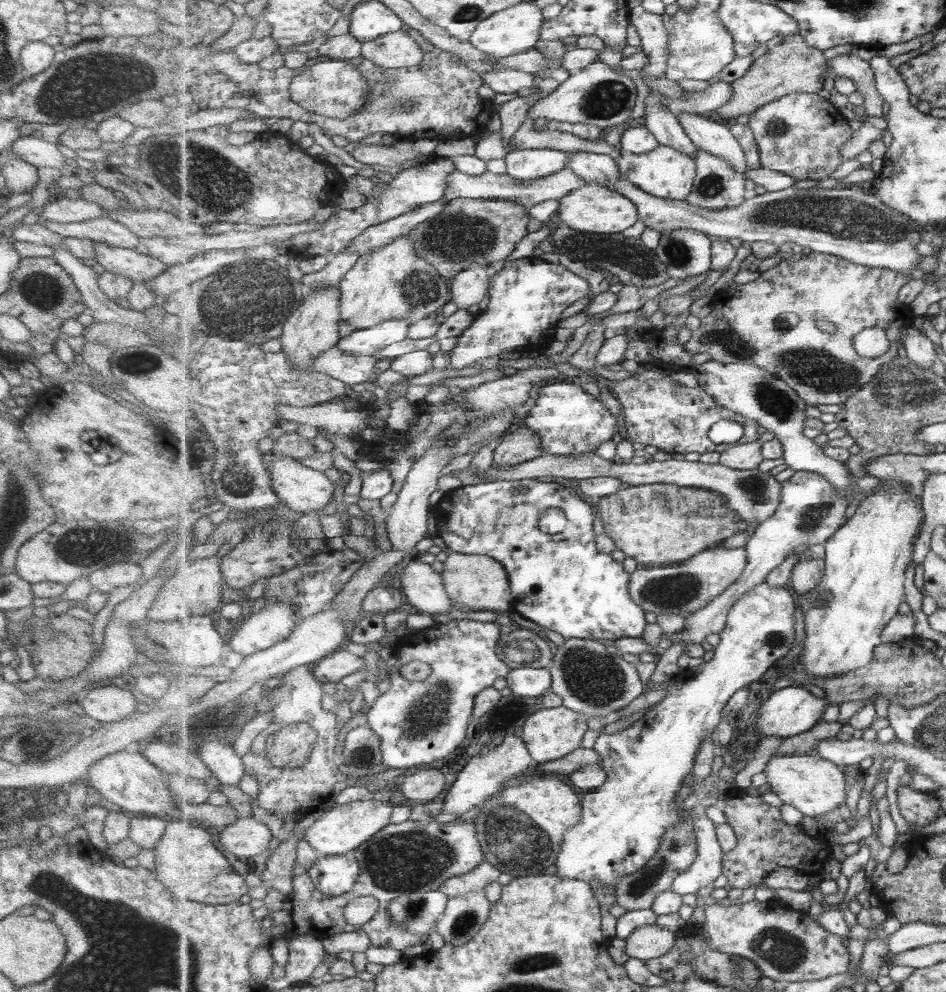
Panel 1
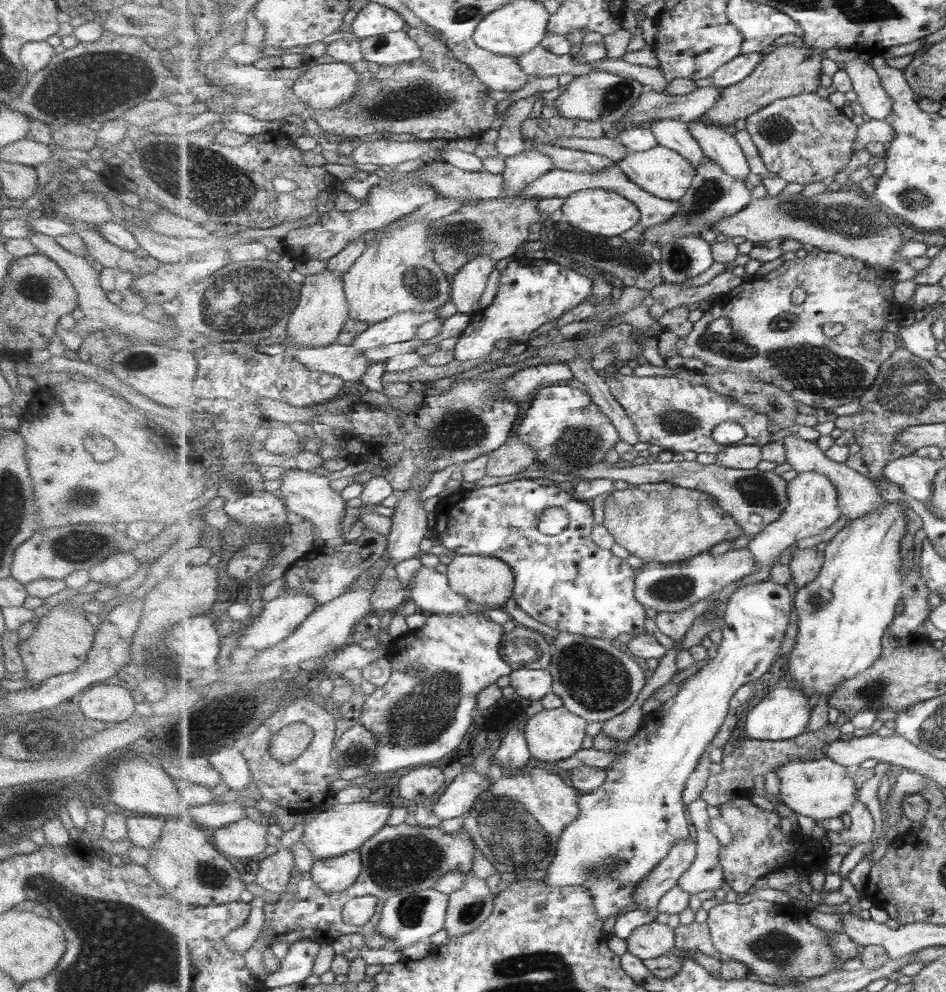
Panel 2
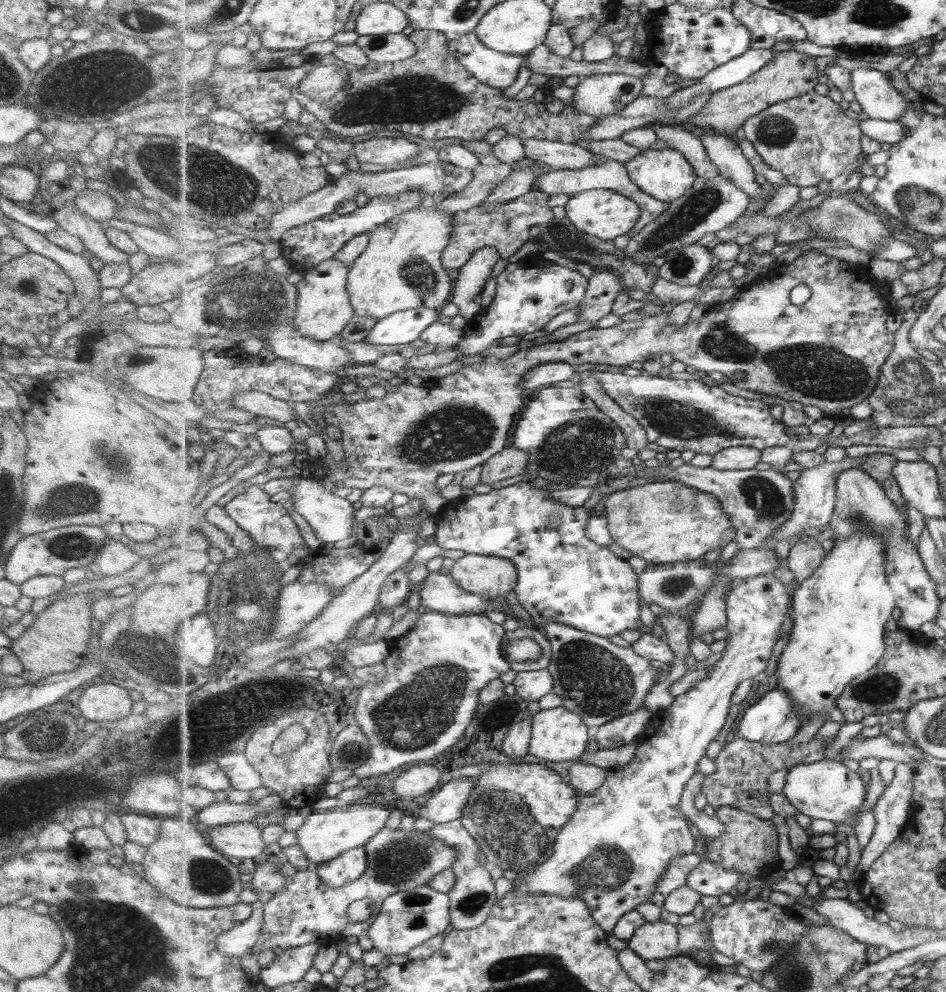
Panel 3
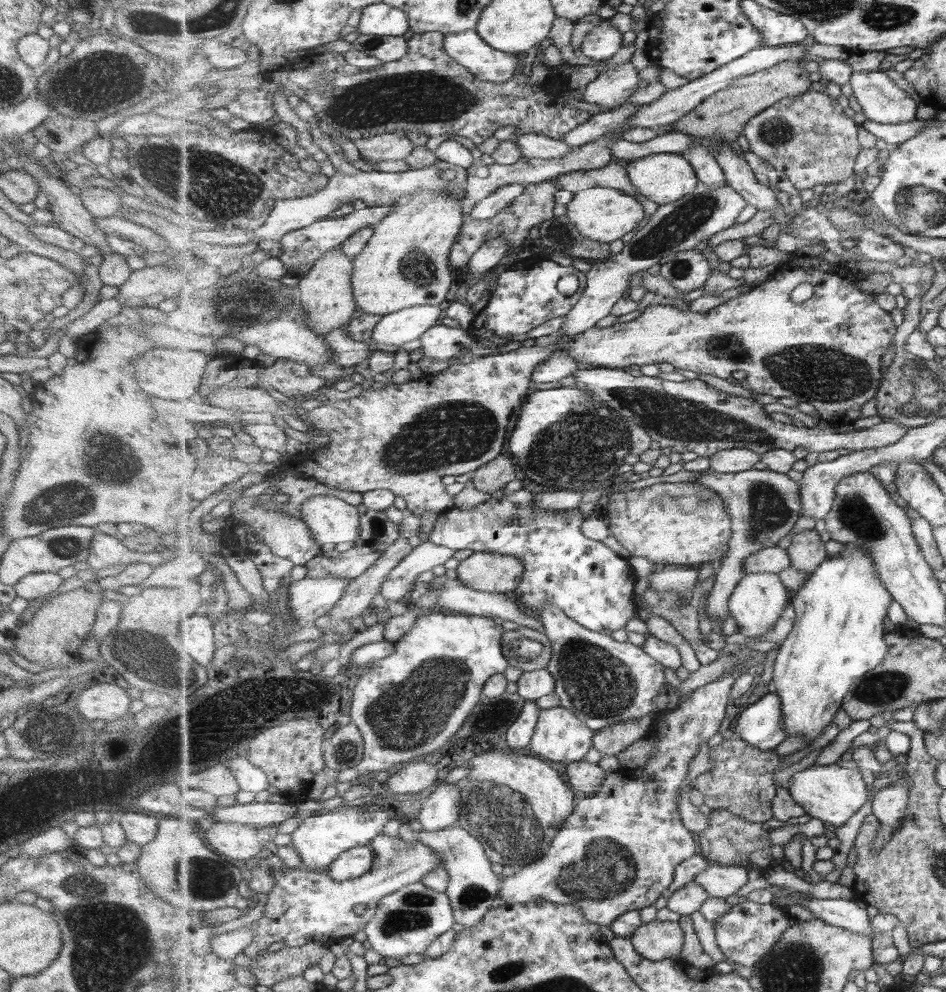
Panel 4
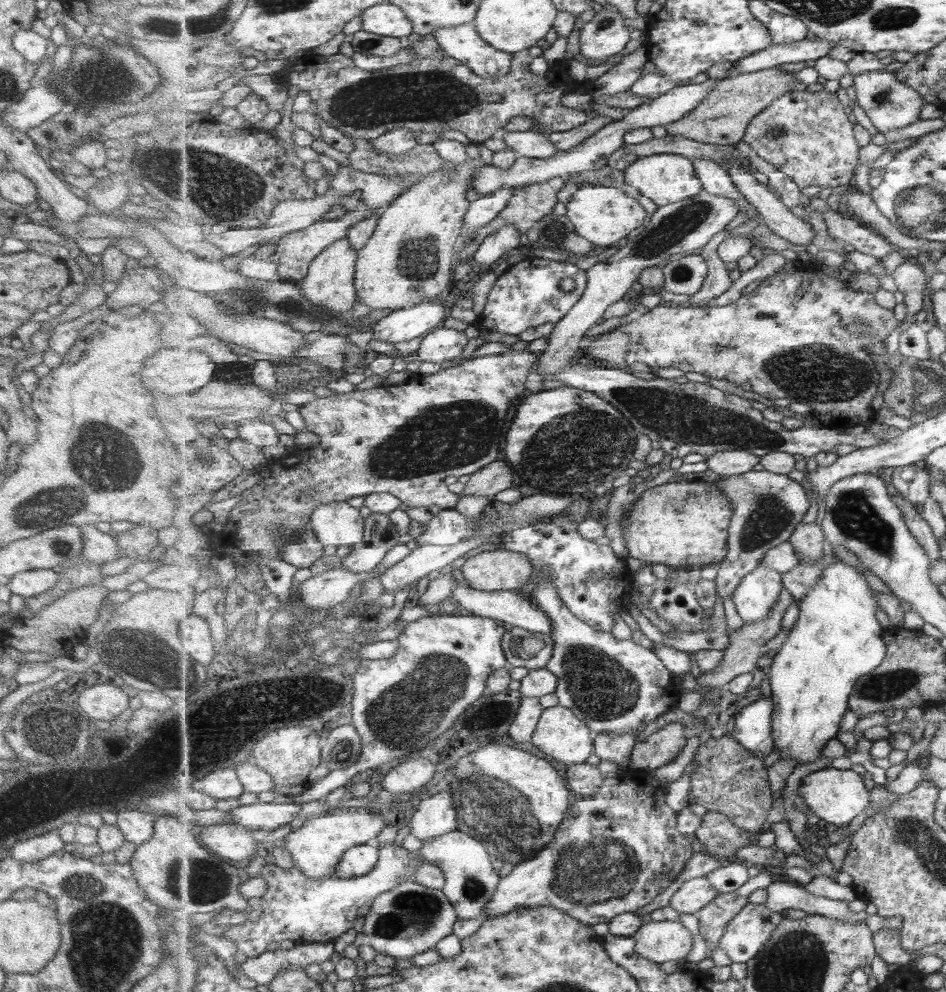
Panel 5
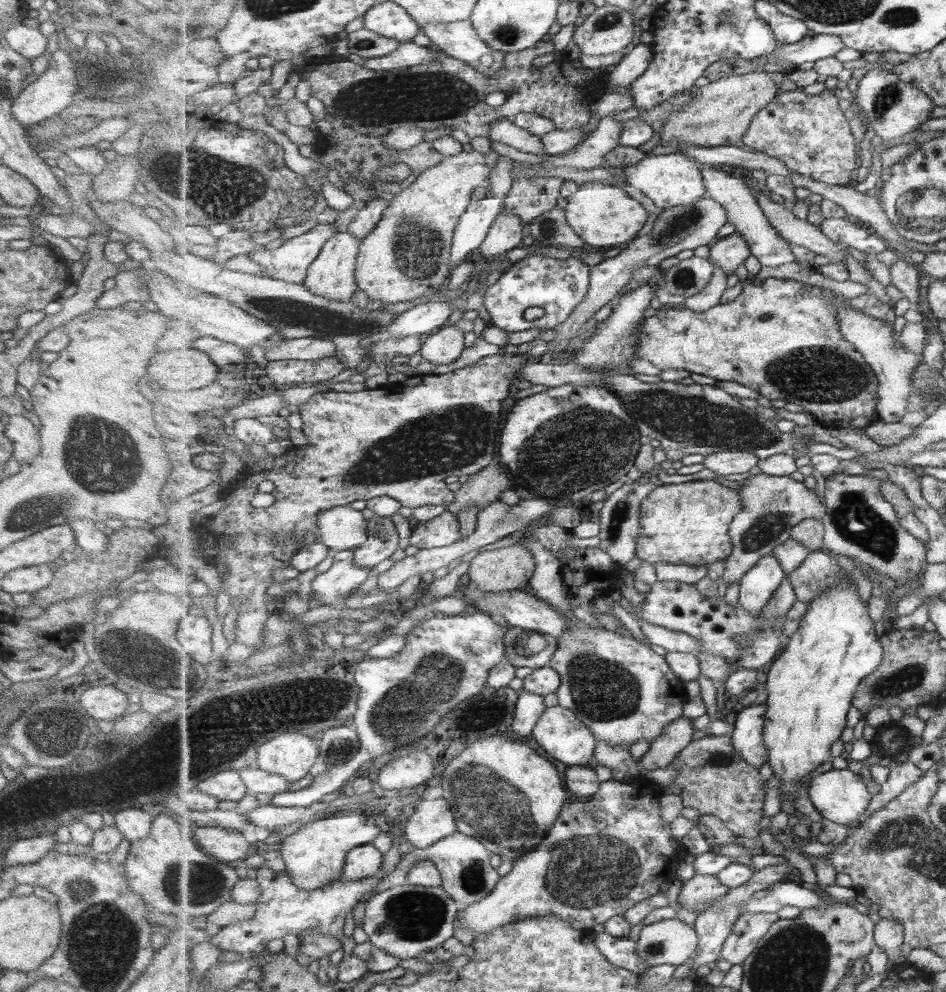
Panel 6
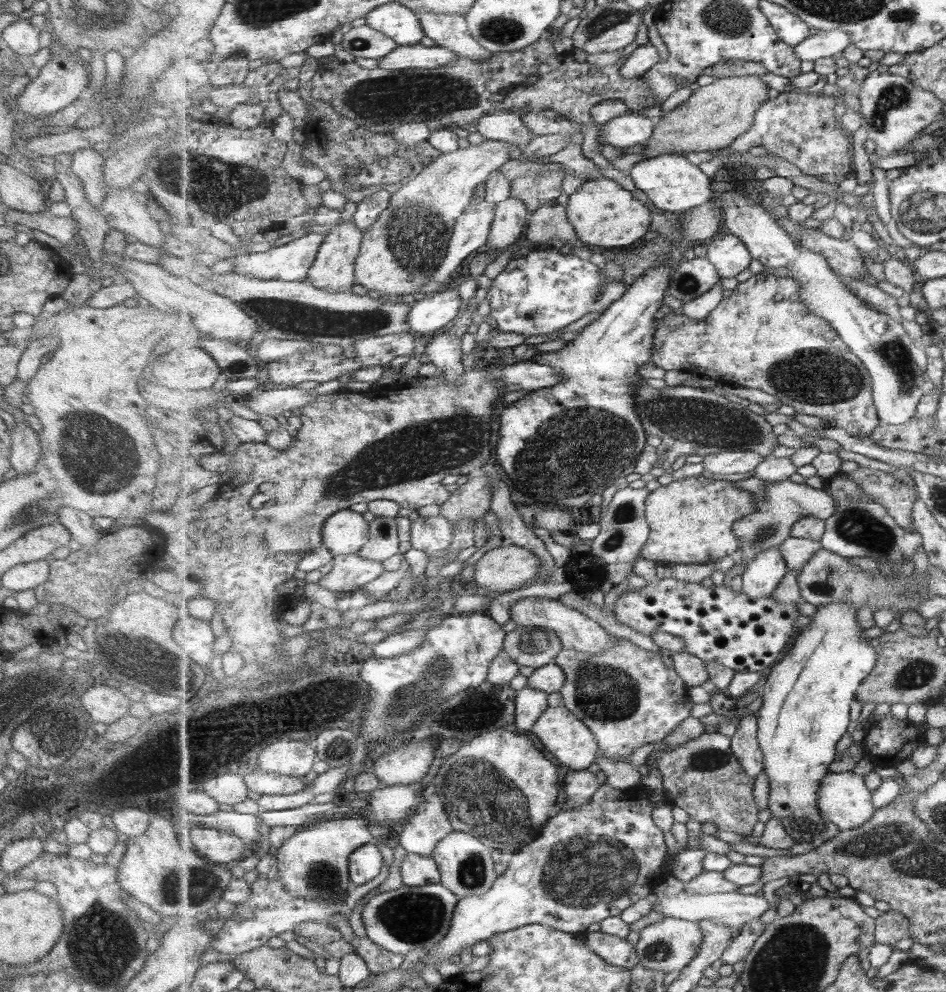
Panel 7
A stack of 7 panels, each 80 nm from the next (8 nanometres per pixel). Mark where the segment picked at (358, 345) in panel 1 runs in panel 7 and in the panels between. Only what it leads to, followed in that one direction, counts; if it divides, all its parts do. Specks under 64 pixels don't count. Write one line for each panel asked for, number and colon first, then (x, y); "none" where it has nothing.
2: (403, 327)
3: (401, 328)
4: (399, 328)
5: (413, 322)
6: (425, 318)
7: (430, 313)

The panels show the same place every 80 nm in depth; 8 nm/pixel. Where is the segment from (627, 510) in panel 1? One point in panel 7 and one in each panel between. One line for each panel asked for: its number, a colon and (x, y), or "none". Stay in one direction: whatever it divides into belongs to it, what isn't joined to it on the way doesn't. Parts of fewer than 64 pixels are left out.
2: (657, 522)
3: (663, 522)
4: (685, 523)
5: (684, 524)
6: (688, 523)
7: (693, 520)

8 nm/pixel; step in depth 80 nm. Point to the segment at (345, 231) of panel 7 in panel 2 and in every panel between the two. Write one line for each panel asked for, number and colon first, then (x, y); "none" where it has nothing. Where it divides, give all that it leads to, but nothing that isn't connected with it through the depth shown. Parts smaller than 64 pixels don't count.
2: (322, 310)
3: (324, 308)
4: (326, 293)
5: (330, 283)
6: (333, 275)

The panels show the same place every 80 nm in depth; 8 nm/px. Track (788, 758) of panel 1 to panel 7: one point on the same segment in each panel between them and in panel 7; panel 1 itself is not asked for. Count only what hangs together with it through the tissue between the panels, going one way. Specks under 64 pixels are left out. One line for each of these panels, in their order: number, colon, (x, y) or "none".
2: (822, 788)
3: (827, 789)
4: (834, 794)
5: (838, 796)
6: (842, 796)
7: (845, 800)

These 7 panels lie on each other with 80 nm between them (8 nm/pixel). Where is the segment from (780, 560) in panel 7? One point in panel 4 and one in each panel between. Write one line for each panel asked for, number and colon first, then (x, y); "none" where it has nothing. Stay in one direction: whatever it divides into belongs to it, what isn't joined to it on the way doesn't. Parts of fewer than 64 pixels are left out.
4: (759, 601)
5: (759, 593)
6: (757, 588)

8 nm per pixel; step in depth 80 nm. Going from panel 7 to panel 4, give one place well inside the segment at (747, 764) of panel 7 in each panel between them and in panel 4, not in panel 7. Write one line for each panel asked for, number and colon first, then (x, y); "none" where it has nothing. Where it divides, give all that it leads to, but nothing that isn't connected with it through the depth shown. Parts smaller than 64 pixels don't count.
4: (760, 723)
5: (753, 727)
6: (748, 735)

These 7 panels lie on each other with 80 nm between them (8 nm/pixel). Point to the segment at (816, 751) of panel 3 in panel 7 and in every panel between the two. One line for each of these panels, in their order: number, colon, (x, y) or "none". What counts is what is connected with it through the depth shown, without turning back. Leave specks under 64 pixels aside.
4: (741, 778)
5: (730, 779)
6: (716, 780)
7: (704, 777)

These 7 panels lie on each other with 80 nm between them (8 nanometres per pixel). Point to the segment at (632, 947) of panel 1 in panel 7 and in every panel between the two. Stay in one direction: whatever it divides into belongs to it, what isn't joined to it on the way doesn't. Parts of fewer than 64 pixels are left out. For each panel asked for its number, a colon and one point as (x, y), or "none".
2: (653, 940)
3: (656, 940)
4: (656, 940)
5: (661, 942)
6: (672, 942)
7: (672, 944)

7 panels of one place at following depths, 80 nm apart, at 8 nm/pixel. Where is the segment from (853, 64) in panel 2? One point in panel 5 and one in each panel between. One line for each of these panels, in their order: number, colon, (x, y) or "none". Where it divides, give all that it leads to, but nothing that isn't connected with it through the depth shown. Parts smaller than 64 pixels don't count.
3: (878, 99)
4: (881, 100)
5: (890, 104)

